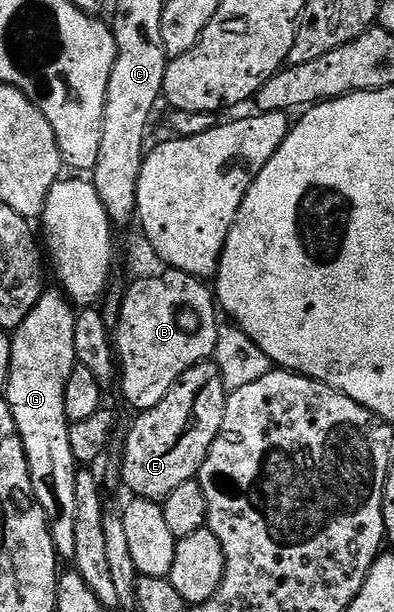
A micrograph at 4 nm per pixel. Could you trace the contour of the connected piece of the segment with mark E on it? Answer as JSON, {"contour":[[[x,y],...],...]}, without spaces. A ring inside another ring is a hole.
{"contour":[[[205,362],[186,370],[158,406],[139,413],[128,428],[124,457],[120,460],[120,476],[131,495],[163,502],[182,482],[197,479],[214,438],[218,438],[218,430],[222,430],[227,401],[220,371],[215,363]]]}

